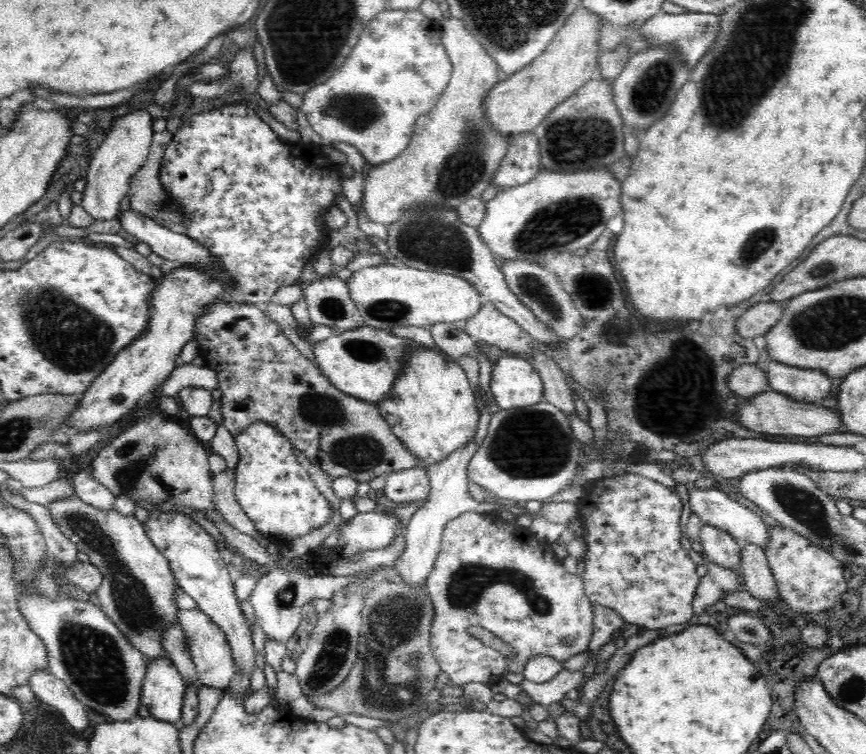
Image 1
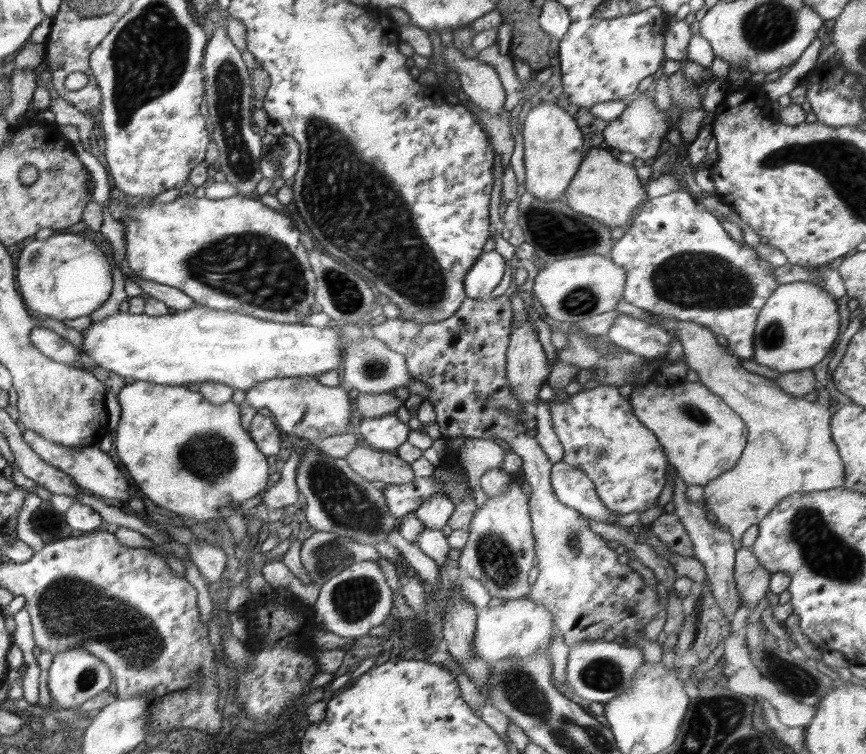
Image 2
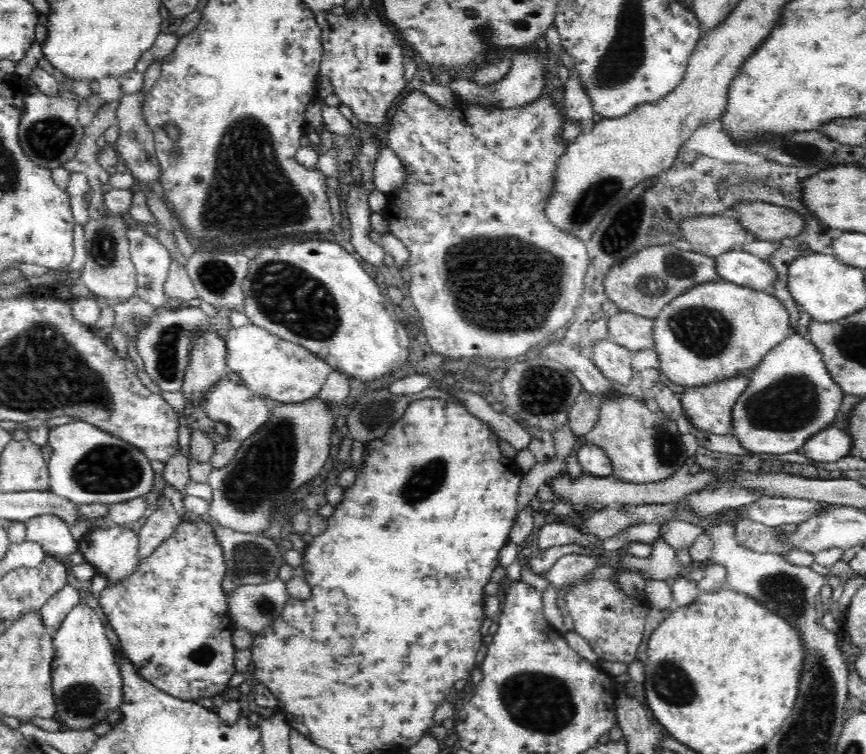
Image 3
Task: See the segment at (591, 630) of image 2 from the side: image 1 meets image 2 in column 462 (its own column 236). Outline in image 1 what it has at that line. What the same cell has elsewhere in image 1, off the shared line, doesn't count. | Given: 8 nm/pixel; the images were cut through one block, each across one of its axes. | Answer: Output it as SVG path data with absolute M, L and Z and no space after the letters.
M220 299L215 300L215 304L210 305L198 318L195 324L195 339L198 345L198 356L204 359L205 366L213 370L217 374L218 386L222 392L221 397L221 413L223 417L222 425L231 433L235 438L242 432L249 428L250 425L257 422L266 422L267 424L274 425L278 428L279 432L286 436L287 440L290 440L293 447L300 452L304 452L306 457L310 459L310 462L314 466L320 467L332 480L340 477L350 477L358 482L370 482L376 476L386 476L392 471L405 471L406 469L418 467L418 459L410 453L410 450L406 449L402 440L398 439L390 429L390 425L386 423L386 420L381 415L378 404L368 403L362 399L356 398L352 395L347 395L346 392L339 391L328 381L320 367L316 362L308 360L306 356L302 355L296 348L296 345L288 339L286 335L280 330L278 323L270 319L270 316L264 311L260 310L254 303L234 303L234 301L222 301Z

